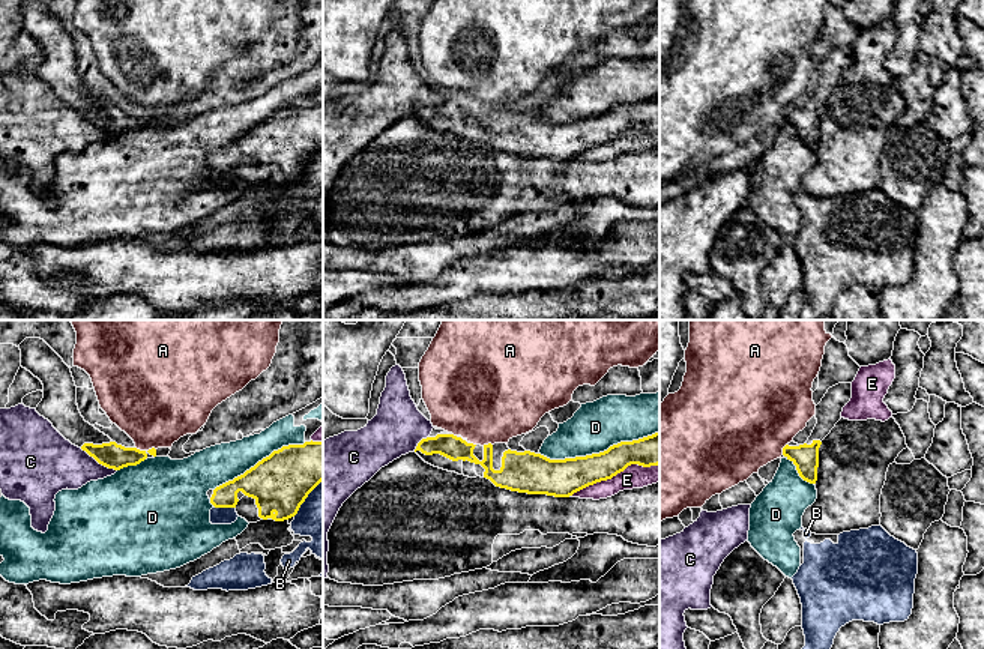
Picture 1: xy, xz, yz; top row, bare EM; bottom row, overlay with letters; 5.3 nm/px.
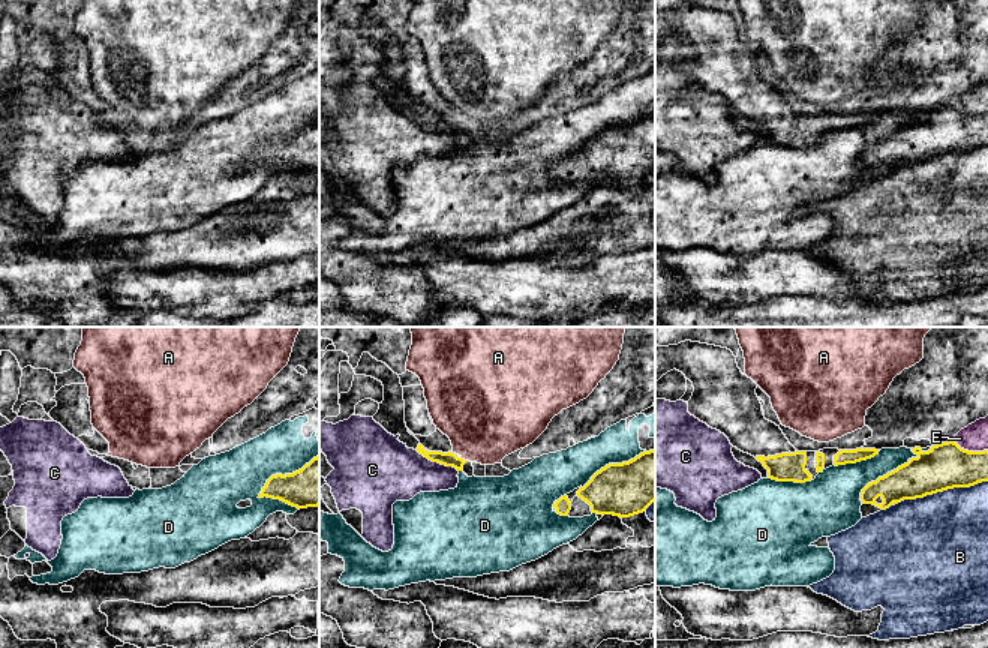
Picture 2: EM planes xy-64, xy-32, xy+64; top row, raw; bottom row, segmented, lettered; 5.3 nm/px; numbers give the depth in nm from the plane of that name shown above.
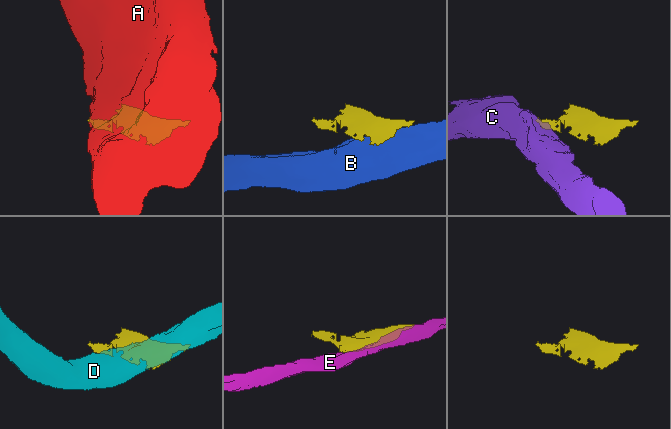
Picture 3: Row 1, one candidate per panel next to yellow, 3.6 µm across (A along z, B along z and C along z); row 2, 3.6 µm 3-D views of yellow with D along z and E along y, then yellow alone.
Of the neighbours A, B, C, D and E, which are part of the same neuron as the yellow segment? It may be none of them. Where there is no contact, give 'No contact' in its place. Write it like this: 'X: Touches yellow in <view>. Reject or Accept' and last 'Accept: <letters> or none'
A: Touches yellow in yz. Reject
B: Touches yellow in xy. Reject
C: Touches yellow in xy. Reject
D: Touches yellow in xz. Reject
E: Touches yellow in xz. Reject
Accept: none

